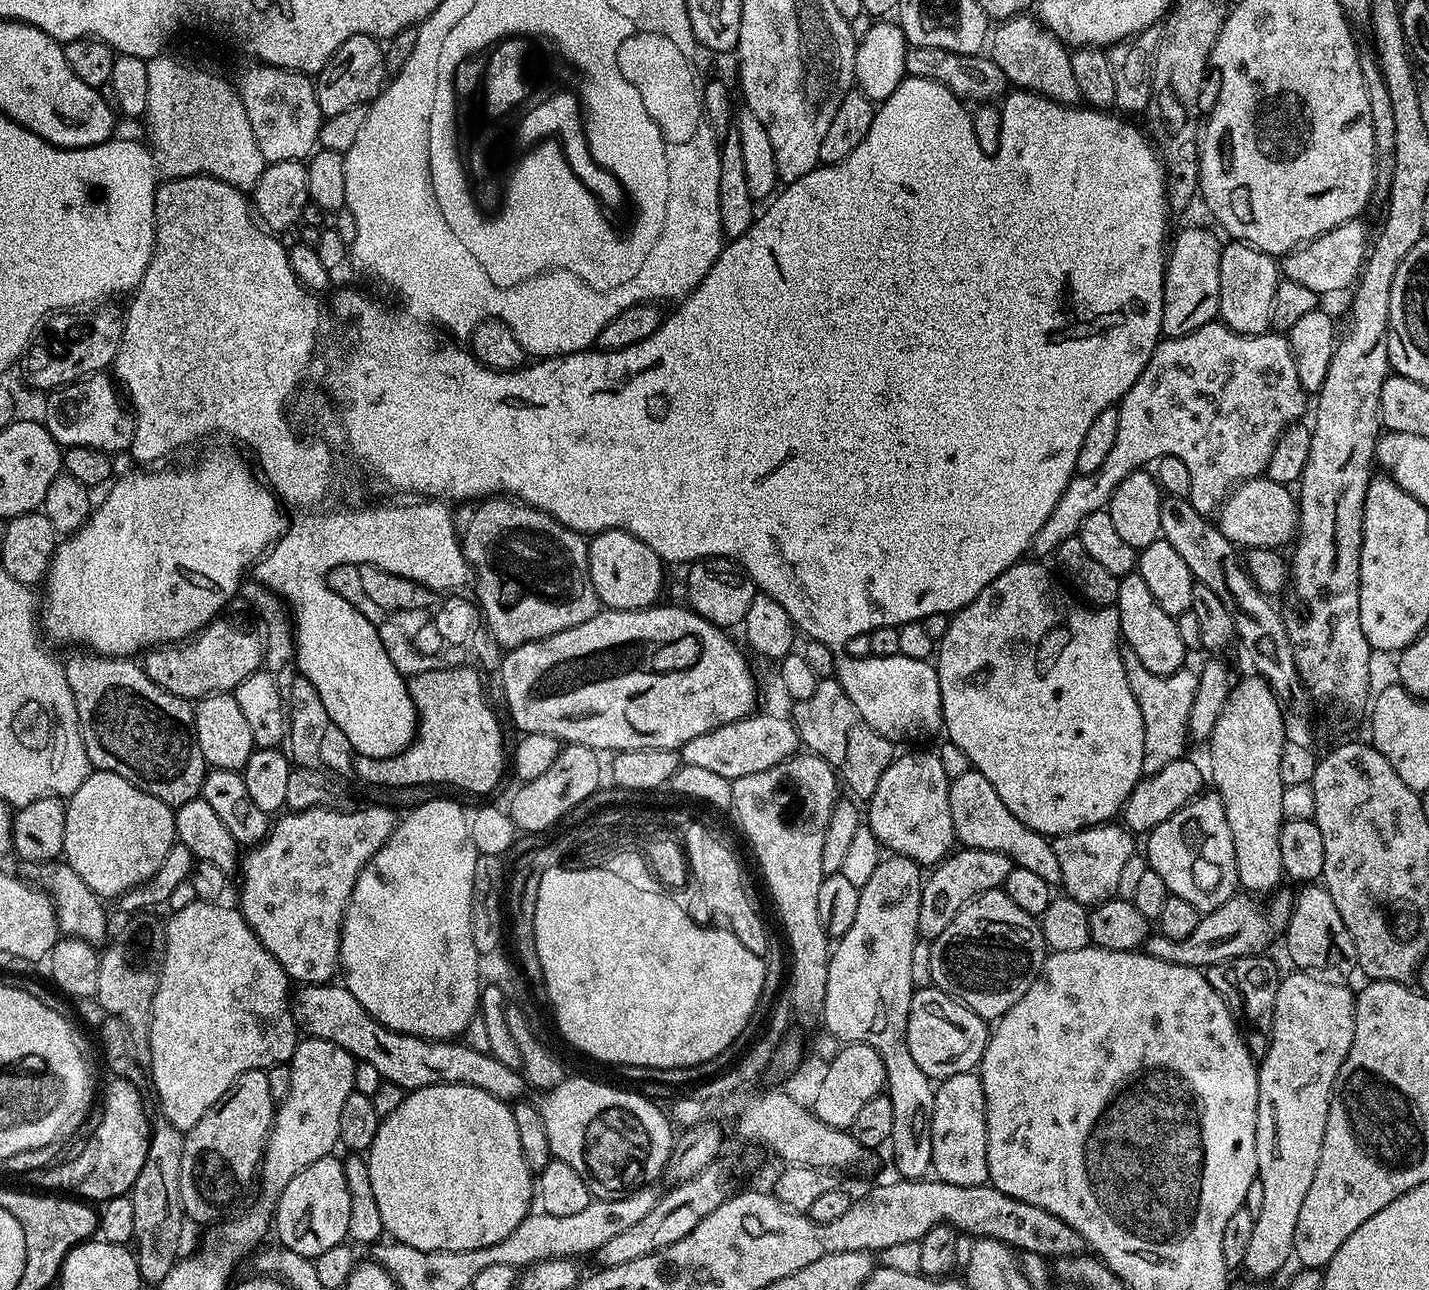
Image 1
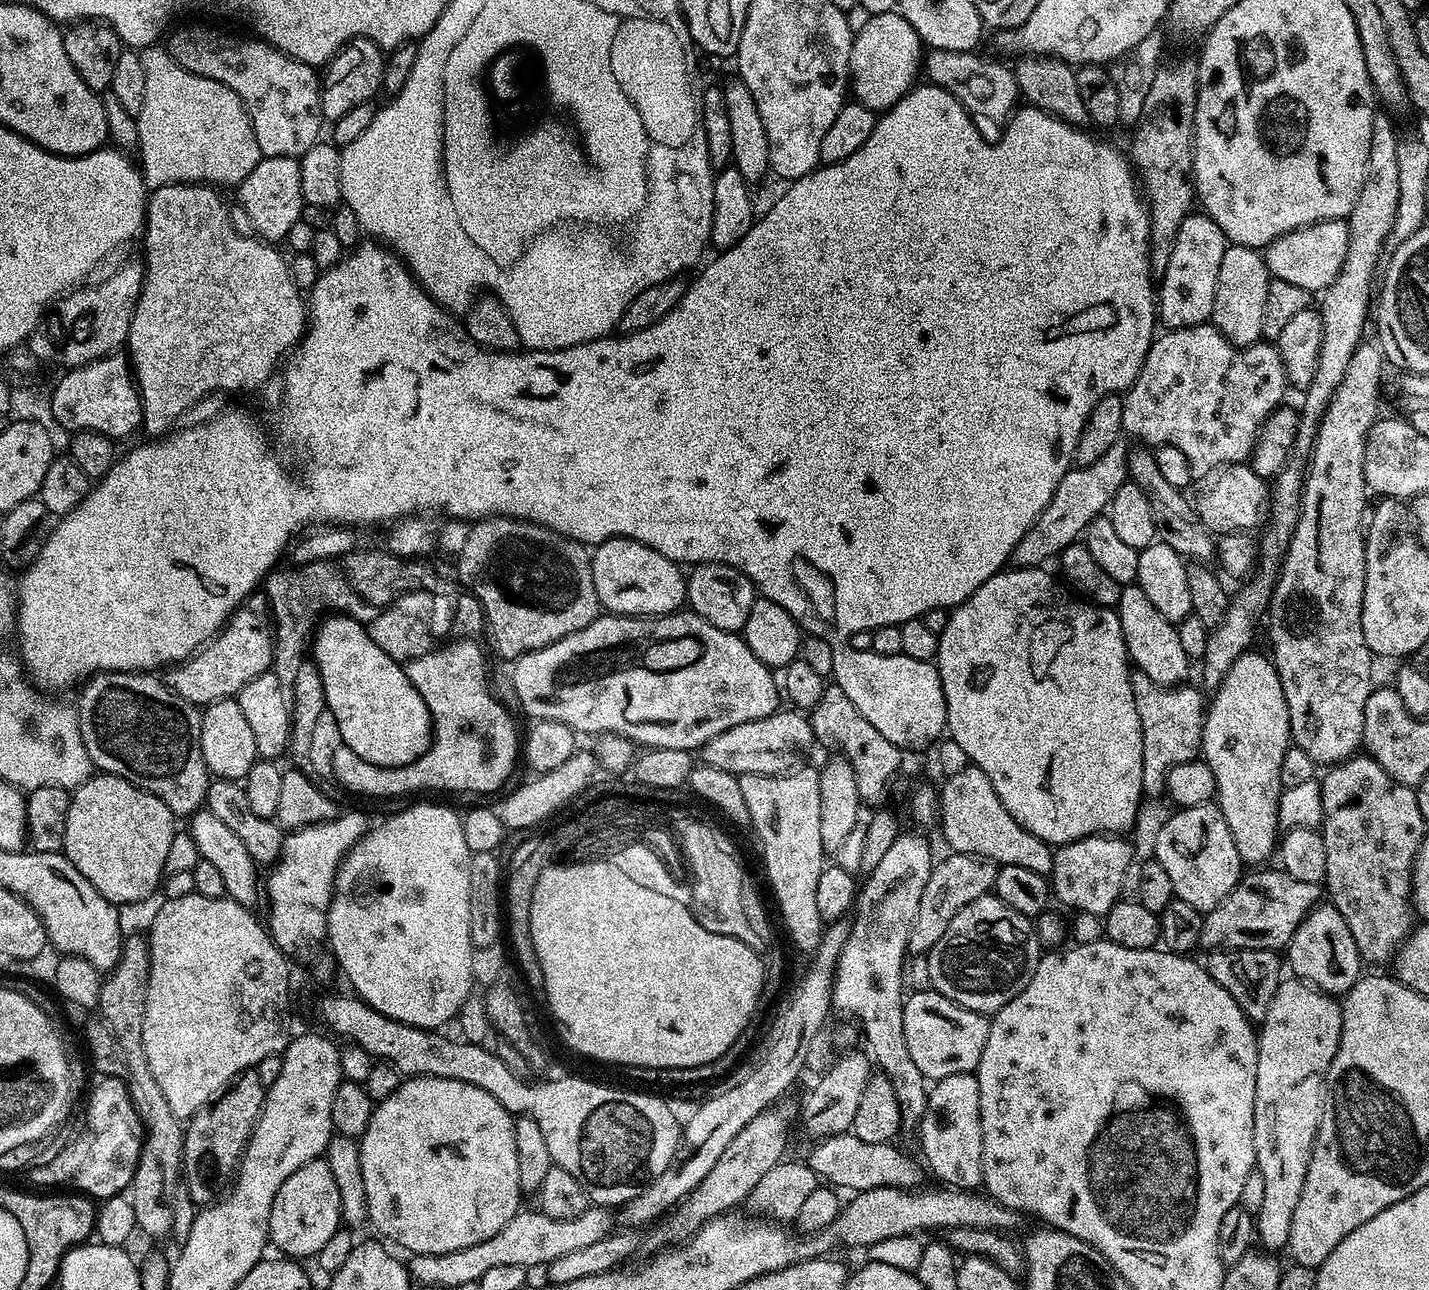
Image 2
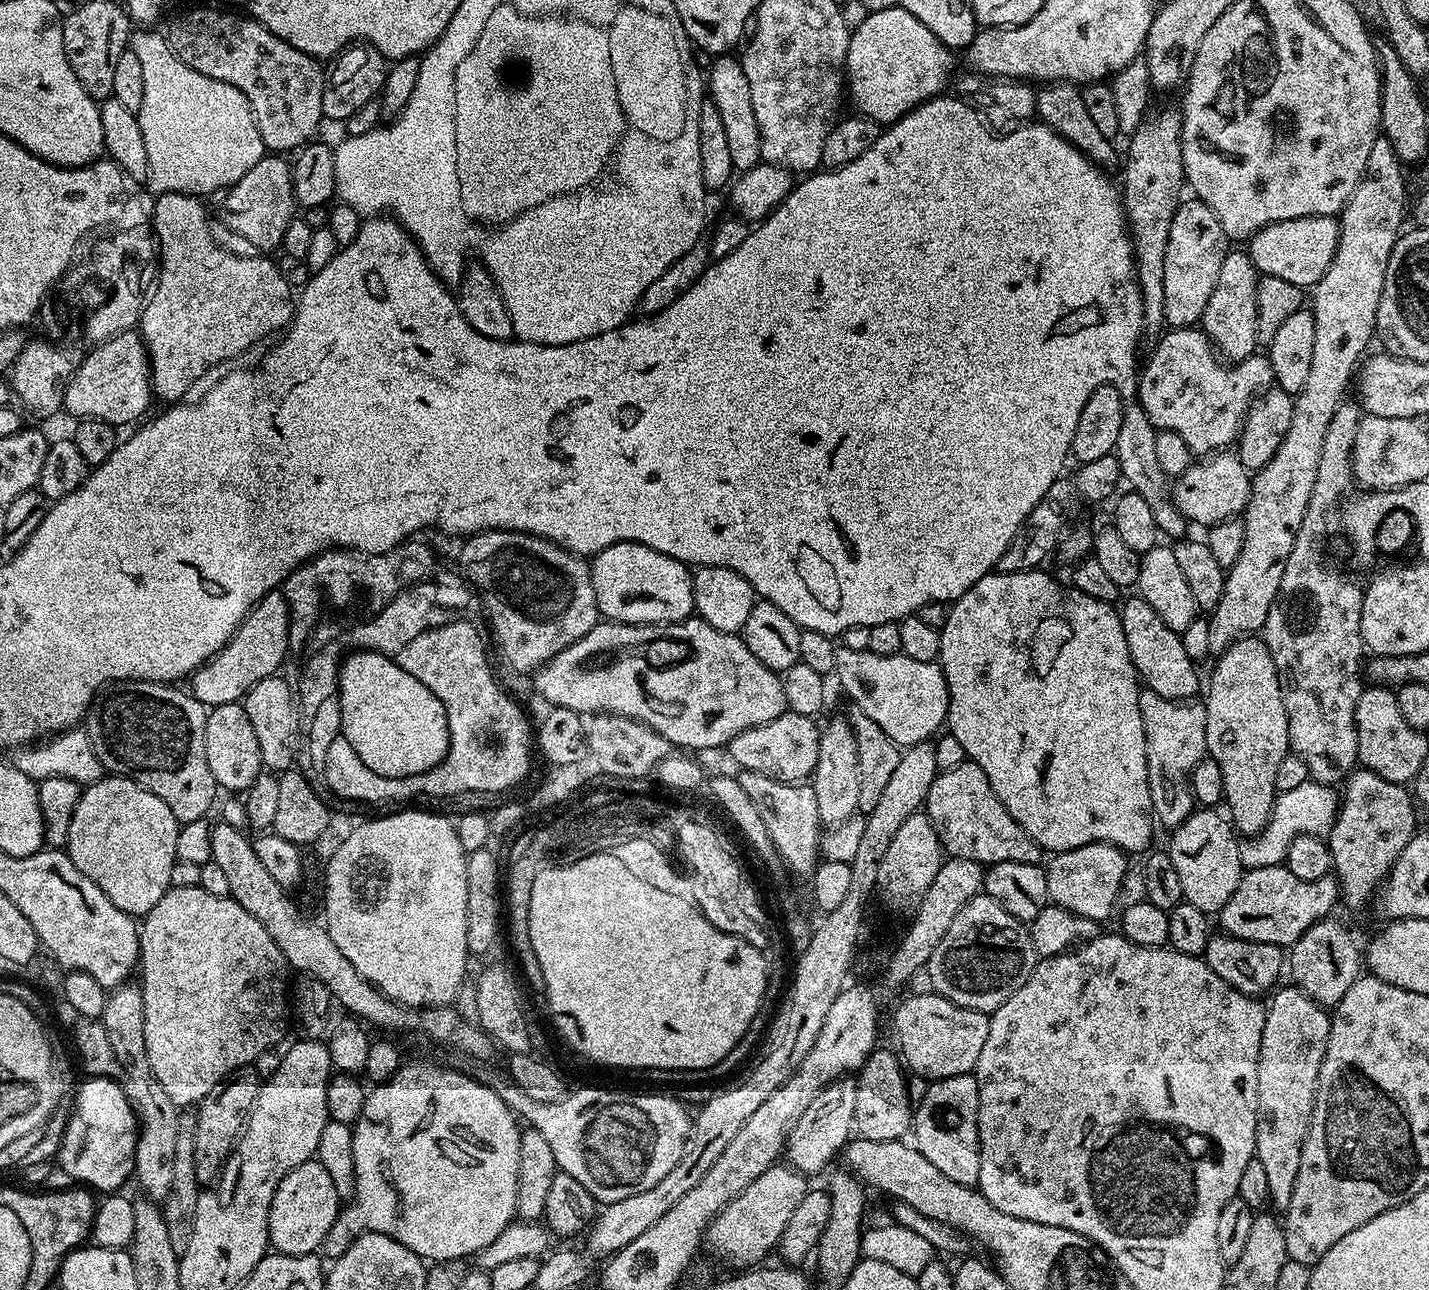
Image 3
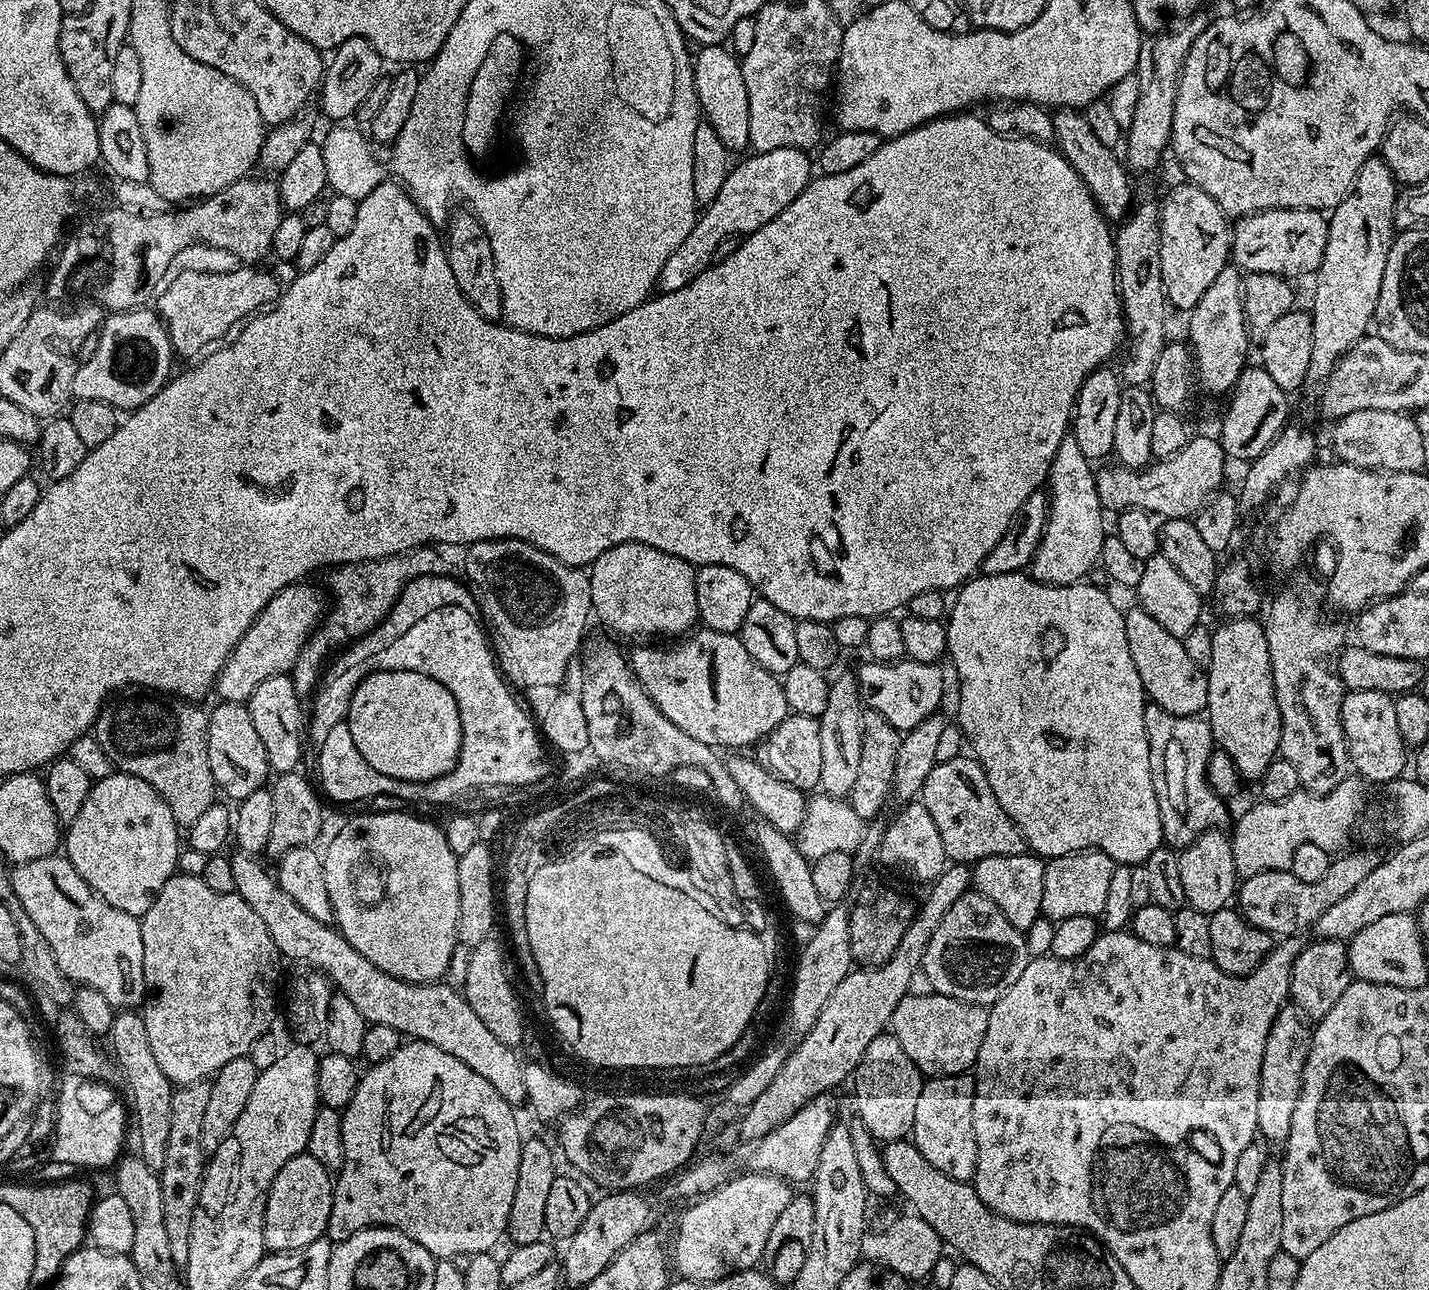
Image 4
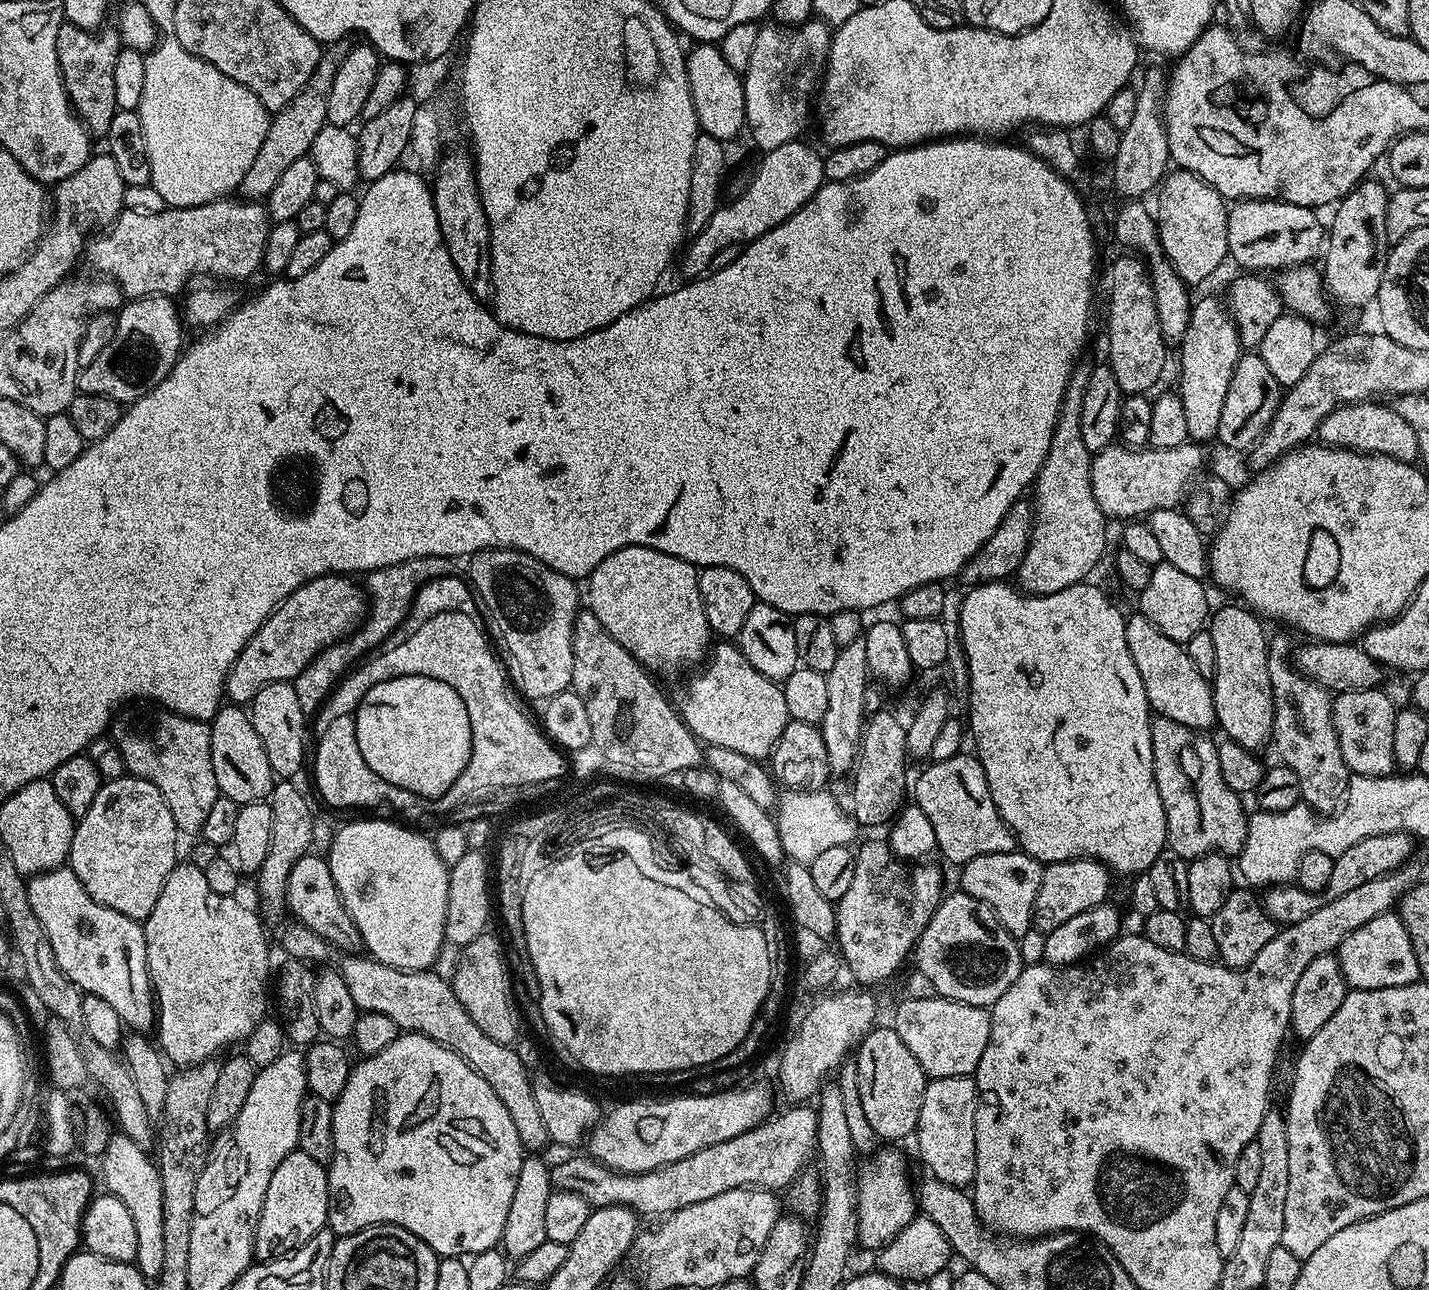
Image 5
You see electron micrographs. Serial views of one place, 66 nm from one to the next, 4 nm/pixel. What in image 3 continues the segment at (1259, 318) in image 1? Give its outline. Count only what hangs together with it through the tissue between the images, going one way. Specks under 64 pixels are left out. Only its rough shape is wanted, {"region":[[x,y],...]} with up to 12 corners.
{"region":[[1229,250],[1199,327],[1225,361],[1257,351],[1258,273]]}

